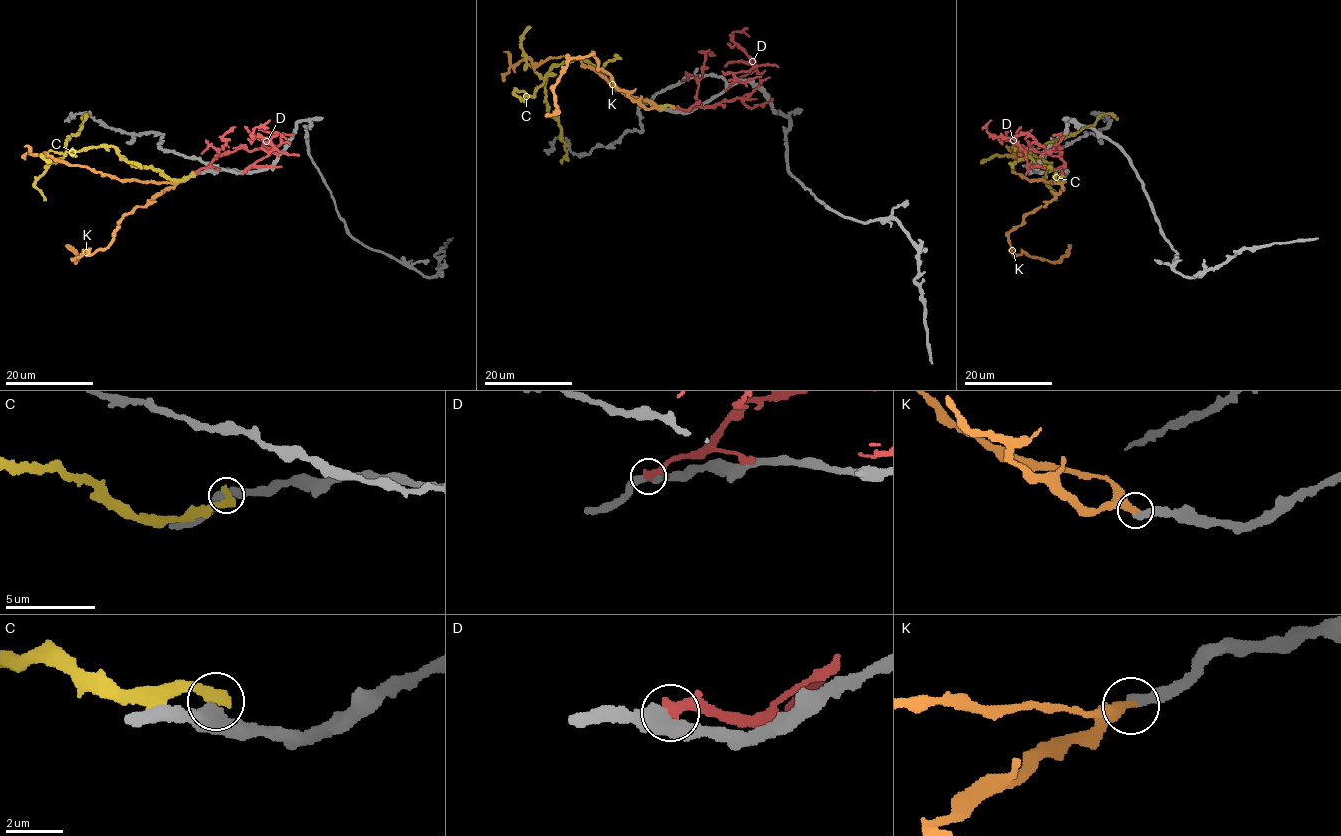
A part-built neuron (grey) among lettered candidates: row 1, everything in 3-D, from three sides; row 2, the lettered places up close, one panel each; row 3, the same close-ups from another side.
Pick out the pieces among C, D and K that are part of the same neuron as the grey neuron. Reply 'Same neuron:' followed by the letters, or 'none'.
Same neuron: K

